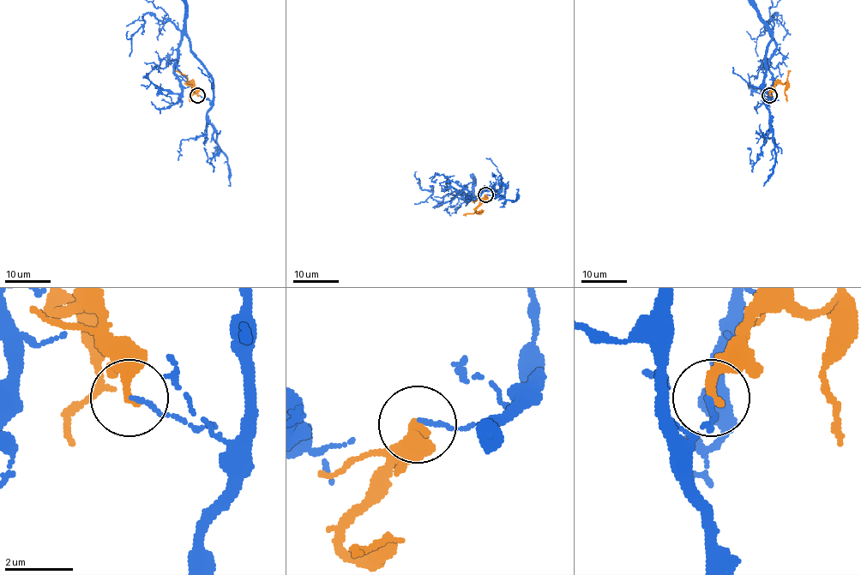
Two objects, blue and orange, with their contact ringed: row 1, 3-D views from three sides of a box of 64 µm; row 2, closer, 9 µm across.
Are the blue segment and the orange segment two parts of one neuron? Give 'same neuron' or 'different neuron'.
different neuron

